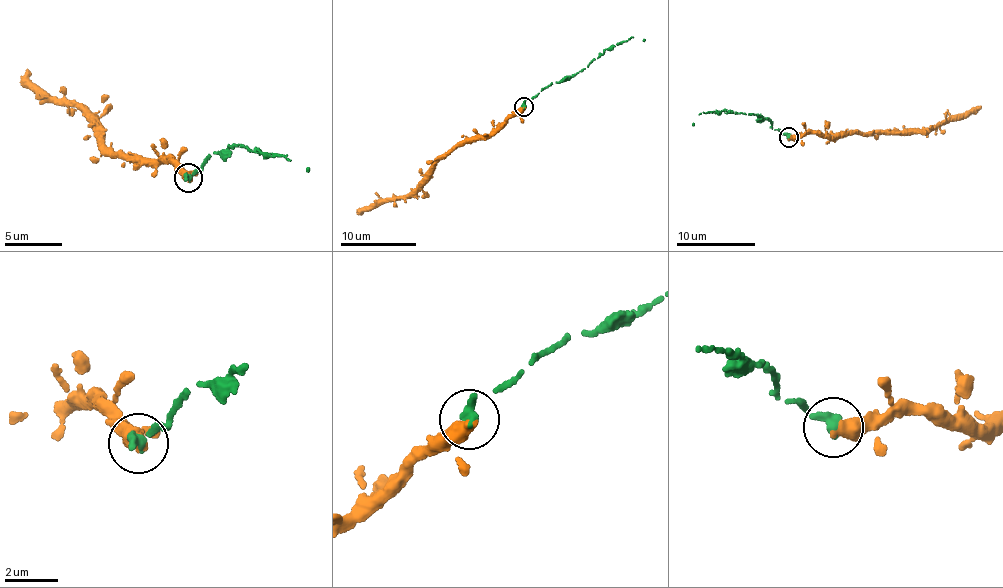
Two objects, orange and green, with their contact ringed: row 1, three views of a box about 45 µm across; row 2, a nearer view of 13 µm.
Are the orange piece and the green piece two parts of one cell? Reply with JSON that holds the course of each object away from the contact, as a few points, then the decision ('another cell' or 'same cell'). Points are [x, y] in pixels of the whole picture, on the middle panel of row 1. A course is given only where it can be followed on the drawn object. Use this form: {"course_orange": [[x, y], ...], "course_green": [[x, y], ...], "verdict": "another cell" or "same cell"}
{"course_orange": [[524, 107], [487, 135], [464, 139], [441, 158], [432, 176], [402, 197], [381, 199], [361, 213]], "course_green": [[524, 107], [525, 100], [532, 99], [547, 85], [562, 82], [606, 50], [629, 39], [643, 40]], "verdict": "another cell"}

